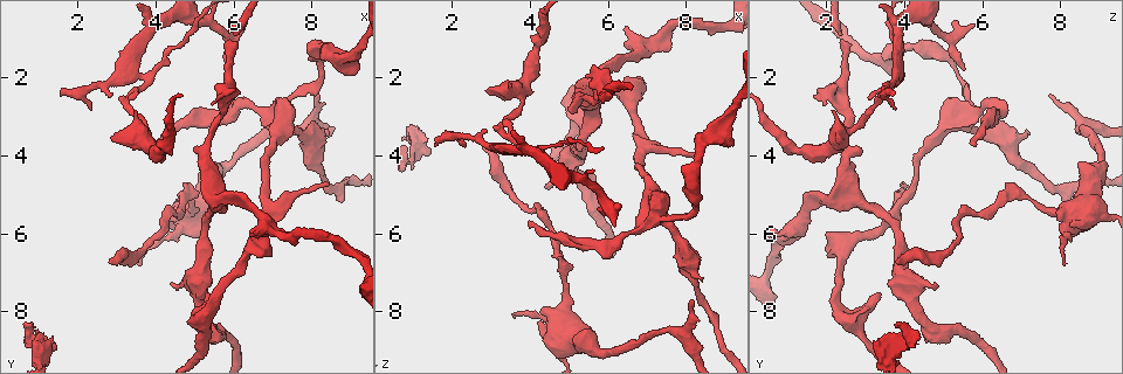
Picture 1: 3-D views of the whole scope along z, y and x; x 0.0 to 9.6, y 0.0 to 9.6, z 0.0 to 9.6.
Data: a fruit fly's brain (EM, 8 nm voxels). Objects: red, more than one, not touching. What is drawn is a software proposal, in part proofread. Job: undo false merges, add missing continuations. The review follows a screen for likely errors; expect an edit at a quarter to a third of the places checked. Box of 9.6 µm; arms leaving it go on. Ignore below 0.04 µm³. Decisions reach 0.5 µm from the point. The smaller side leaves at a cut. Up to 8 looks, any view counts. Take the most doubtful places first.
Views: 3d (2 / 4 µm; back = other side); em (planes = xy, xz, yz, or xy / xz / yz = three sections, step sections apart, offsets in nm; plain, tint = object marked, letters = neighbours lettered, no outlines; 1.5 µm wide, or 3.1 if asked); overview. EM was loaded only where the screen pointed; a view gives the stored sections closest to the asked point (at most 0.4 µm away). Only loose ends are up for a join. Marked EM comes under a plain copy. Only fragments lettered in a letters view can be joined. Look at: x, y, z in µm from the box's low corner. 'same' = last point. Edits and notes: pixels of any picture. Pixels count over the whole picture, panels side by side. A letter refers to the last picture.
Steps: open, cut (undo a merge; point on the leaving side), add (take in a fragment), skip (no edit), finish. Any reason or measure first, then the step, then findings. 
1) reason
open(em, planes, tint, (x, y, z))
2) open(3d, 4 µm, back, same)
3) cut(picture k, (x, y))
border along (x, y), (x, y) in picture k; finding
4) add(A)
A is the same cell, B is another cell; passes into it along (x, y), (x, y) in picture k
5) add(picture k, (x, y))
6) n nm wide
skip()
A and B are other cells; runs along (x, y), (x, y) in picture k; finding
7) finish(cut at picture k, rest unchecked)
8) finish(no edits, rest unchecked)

an open end
open(em, planes, tint, (6.45, 6.00, 0.70))

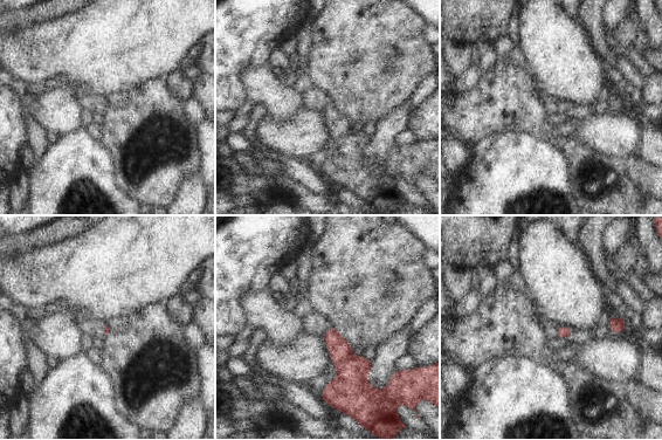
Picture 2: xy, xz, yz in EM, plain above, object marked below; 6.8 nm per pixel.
open(em, planes, letters, same)

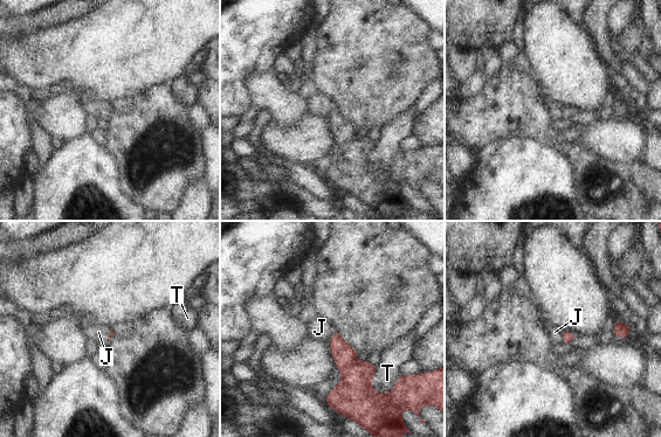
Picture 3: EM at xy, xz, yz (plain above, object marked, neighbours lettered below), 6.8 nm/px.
add(J)
J is the same cell, T is another cell; passes into it along (344, 355), (332, 337), (319, 327) in picture 3; it goes on there

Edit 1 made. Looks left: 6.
branch stops here
open(3d, 2 µm, (8.35, 4.75, 3.90))

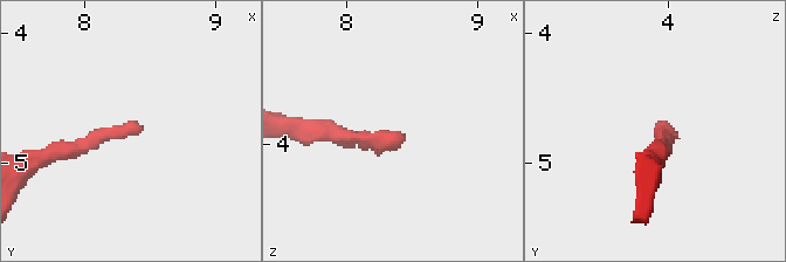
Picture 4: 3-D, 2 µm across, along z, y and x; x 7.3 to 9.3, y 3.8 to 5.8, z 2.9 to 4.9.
need the tissue
open(em, yz, step 8, letters, (8.42, 4.76, 3.96))

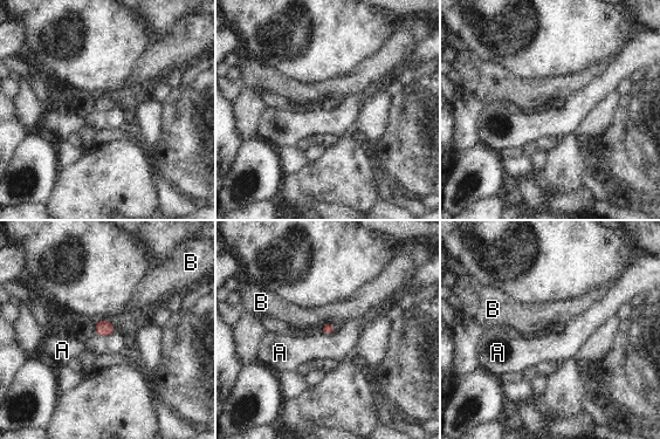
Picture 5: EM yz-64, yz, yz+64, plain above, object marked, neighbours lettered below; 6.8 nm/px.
A touches over 150 nm
skip()
A and B are other cells; border along (116, 330), (110, 335), (96, 335) in picture 5; none of them fits

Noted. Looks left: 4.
open(3d, 2 µm, (1.60, 2.40, 3.70))

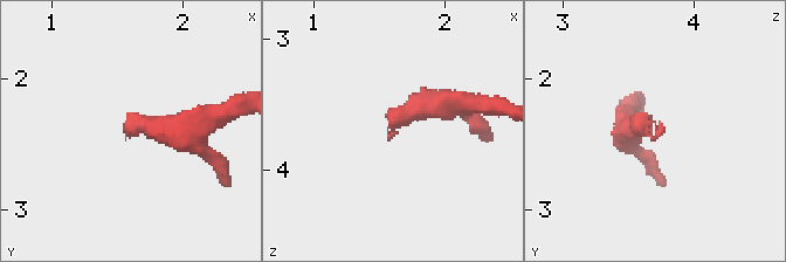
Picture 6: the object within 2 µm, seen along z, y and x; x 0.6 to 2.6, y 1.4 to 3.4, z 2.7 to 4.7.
open(em, planes, letters, (1.56, 2.42, 3.76))

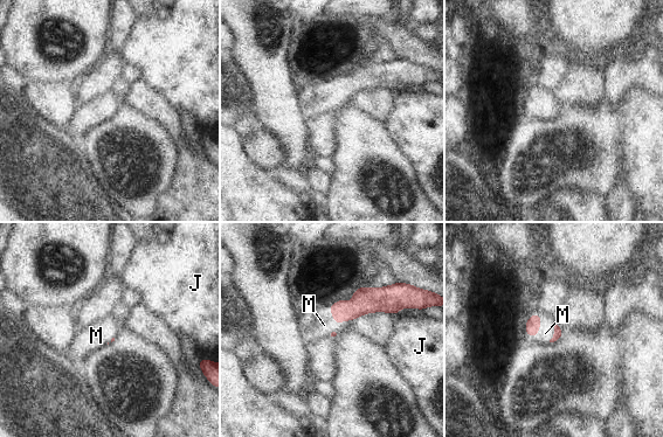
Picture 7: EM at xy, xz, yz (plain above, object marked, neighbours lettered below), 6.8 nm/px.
add(M)
M is the same cell, J is another cell; passes into it along (532, 325), (537, 330), (545, 333) in picture 7; the cell continues

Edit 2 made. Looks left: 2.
finish(add at picture 3, add at picture 7, rest unchecked)

